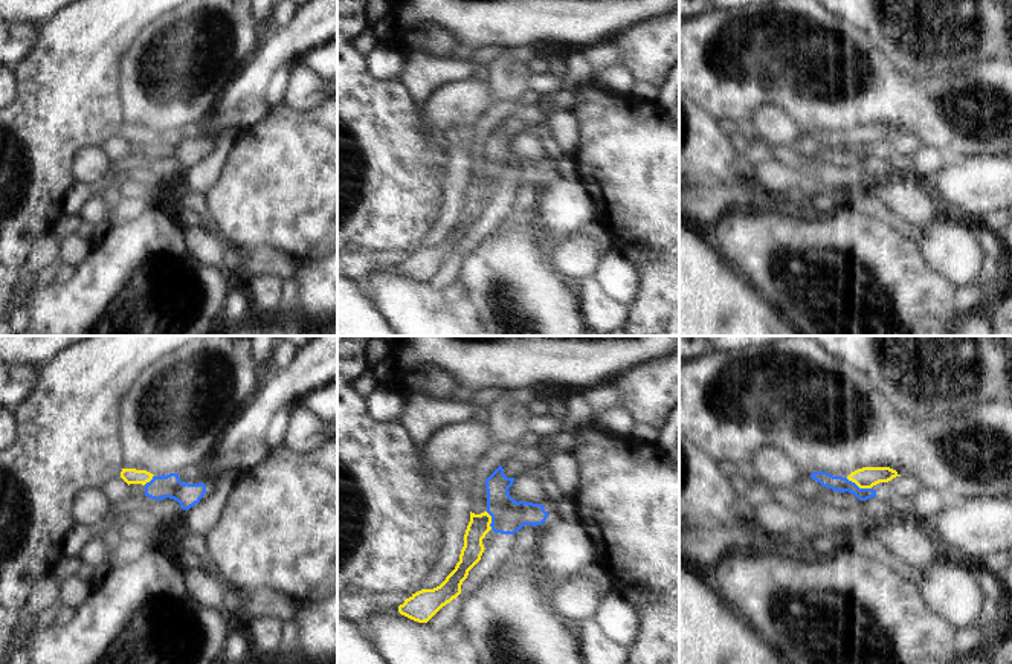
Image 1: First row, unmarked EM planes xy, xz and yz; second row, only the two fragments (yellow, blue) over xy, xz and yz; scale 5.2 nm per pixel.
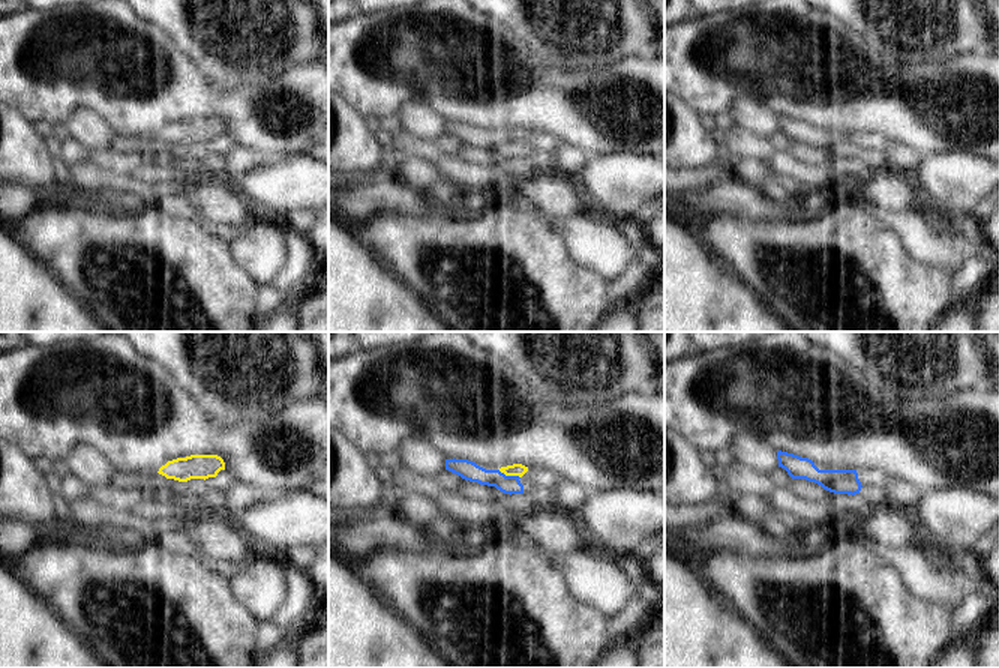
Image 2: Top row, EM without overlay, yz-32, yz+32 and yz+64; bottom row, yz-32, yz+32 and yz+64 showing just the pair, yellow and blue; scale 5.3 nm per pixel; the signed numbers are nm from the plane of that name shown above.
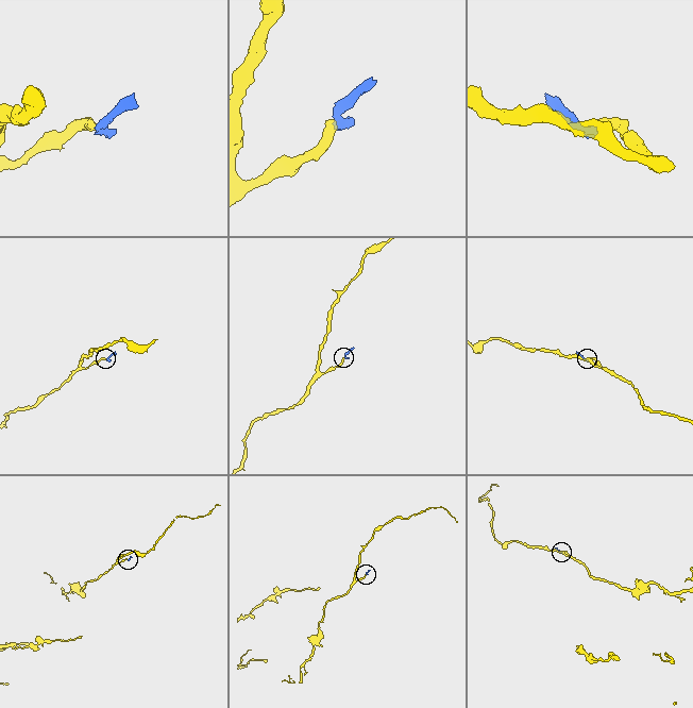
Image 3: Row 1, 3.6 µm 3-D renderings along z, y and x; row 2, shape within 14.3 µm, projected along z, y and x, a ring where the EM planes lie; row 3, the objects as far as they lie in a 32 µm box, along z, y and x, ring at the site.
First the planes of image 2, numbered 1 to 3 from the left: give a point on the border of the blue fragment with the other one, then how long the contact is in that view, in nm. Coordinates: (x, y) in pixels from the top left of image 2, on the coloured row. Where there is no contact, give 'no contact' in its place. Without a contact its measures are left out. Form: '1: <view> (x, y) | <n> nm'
1: no contact
2: yz+32 (509, 475) | 130 nm
3: no contact

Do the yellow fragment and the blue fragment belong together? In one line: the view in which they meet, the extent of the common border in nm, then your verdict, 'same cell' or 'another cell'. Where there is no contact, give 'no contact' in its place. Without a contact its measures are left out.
contact in yz; length 150 nm; same cell

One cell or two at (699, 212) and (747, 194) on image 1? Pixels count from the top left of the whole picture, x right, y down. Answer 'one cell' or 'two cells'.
one cell

